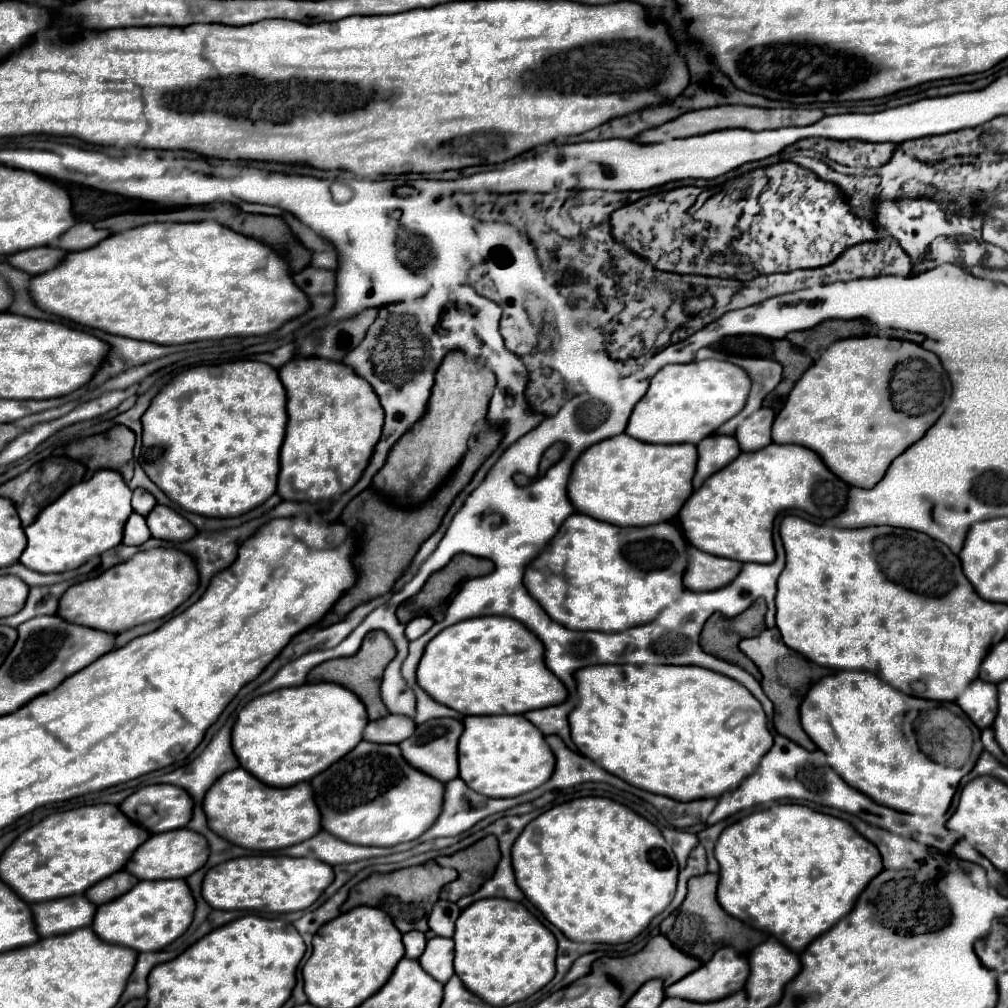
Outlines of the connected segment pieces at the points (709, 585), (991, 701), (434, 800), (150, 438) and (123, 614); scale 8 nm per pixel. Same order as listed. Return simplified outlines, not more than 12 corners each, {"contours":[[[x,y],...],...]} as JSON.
{"contours":[[[687,547],[683,585],[715,591],[739,575],[741,563]],[[975,679],[957,705],[979,727],[997,713],[997,685]],[[361,741],[313,777],[323,829],[393,847],[439,817],[445,785]],[[261,361],[171,379],[139,465],[181,509],[277,491],[287,395]],[[155,547],[65,591],[57,615],[123,633],[199,587],[195,559]]]}

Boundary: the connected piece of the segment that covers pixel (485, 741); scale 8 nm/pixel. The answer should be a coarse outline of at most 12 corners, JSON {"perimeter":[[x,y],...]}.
{"perimeter":[[523,715],[465,717],[459,777],[517,797],[551,777]]}

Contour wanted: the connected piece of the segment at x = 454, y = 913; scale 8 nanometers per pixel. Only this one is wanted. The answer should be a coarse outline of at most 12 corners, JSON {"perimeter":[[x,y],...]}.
{"perimeter":[[439,899],[429,915],[431,931],[453,937],[461,909]]}

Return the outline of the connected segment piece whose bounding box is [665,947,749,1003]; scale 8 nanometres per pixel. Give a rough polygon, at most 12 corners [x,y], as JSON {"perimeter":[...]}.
{"perimeter":[[721,947],[667,997],[707,1003],[741,991],[747,957]]}

